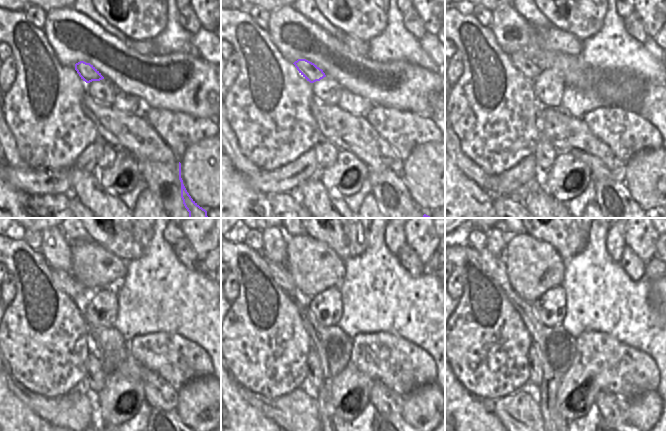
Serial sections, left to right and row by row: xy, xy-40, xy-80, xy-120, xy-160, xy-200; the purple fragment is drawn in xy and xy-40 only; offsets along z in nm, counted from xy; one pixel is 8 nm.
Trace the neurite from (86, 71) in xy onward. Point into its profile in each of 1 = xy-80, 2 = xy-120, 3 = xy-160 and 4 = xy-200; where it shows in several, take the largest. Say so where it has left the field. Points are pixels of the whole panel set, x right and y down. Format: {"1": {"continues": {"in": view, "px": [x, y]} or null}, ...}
{"1": {"continues": {"in": "xy-80", "px": [525, 66]}}, "2": {"continues": {"in": "xy-120", "px": [64, 280]}}, "3": {"continues": {"in": "xy-160", "px": [281, 276]}}, "4": {"continues": {"in": "xy-200", "px": [496, 265]}}}

